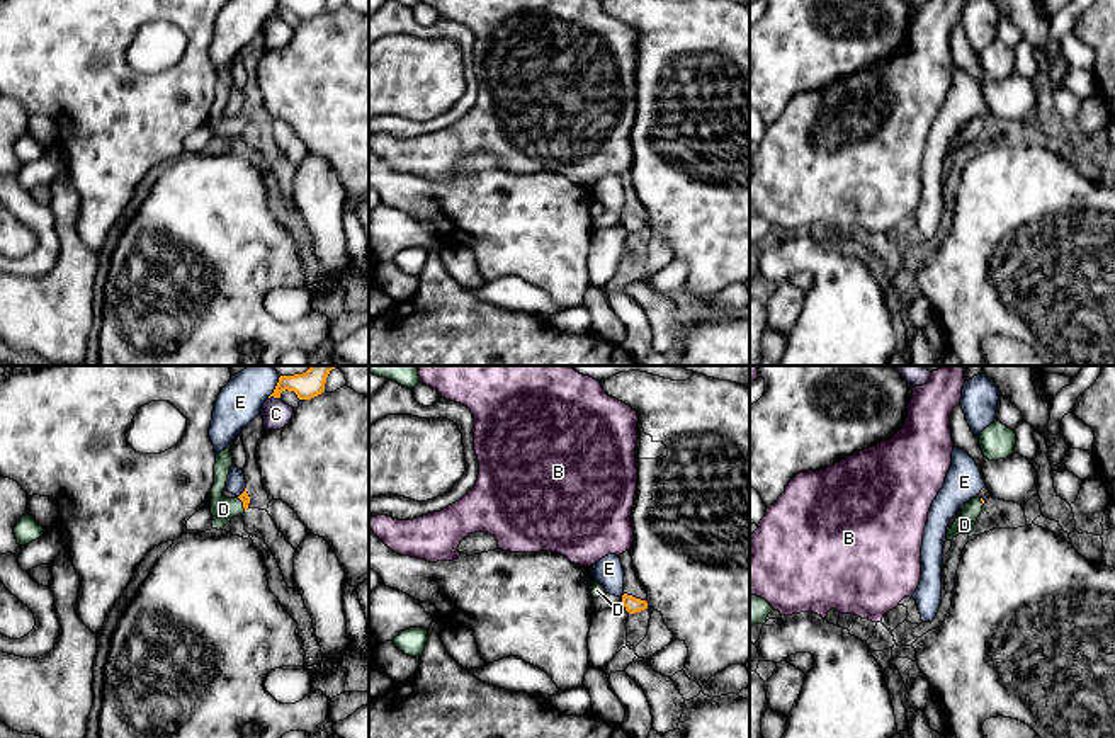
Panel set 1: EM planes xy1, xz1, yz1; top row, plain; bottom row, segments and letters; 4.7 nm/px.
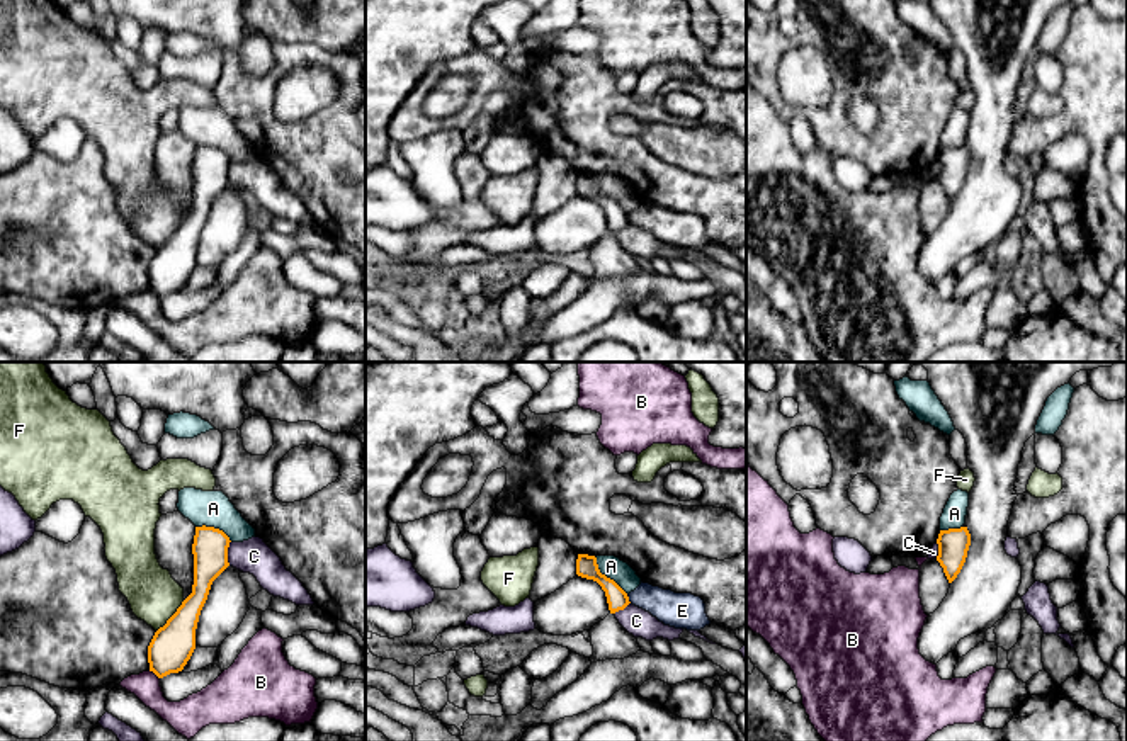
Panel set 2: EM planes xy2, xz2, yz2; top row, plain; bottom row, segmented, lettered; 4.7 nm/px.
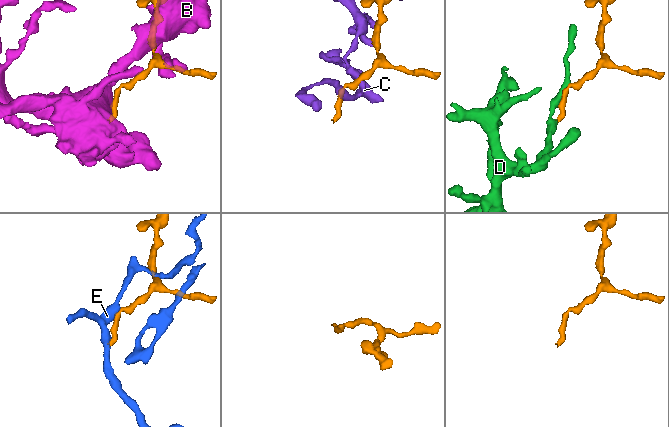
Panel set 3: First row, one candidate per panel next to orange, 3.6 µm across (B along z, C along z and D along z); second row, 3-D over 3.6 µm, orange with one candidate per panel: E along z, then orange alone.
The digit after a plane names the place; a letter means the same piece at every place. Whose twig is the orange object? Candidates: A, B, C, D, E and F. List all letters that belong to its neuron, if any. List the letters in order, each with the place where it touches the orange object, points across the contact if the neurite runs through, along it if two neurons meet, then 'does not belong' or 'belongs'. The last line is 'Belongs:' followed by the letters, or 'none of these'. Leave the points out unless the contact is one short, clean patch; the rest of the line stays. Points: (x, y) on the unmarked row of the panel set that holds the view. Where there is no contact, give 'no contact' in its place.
A: contact xz2 (605, 196); border xz2 (594, 175), (599, 189), (628, 213); does not belong
B: contact xy2 (153, 291); does not belong
C: contact xy2 (226, 172); does not belong
D: contact xy1 (243, 123); belongs
E: contact xz2 (628, 218); does not belong
F: contact xy2 (172, 235); does not belong
Belongs: D

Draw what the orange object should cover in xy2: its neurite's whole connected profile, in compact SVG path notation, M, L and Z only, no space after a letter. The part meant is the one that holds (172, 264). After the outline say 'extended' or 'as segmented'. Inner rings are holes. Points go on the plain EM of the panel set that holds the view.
M195 146L194 204L192 212L182 221L177 231L160 246L150 265L150 291L158 297L184 289L195 269L195 248L201 229L207 219L212 201L229 185L229 156L214 146Z | as segmented

